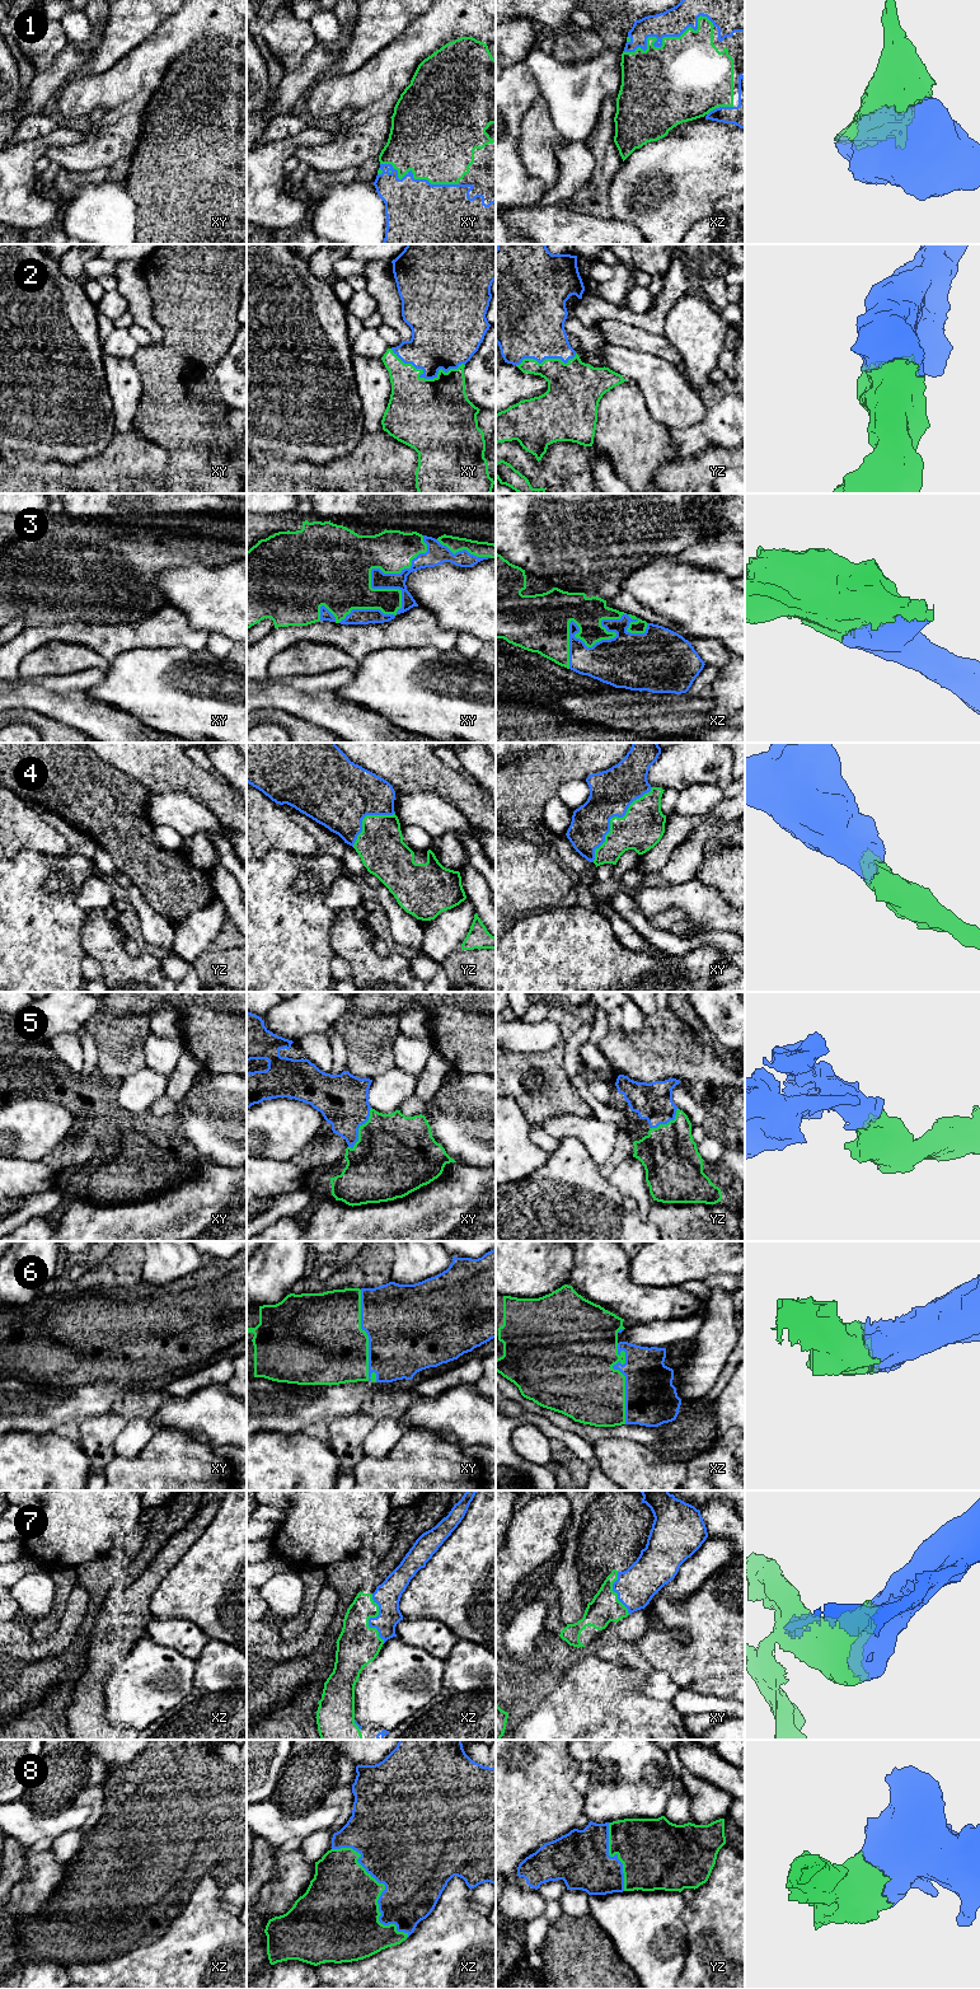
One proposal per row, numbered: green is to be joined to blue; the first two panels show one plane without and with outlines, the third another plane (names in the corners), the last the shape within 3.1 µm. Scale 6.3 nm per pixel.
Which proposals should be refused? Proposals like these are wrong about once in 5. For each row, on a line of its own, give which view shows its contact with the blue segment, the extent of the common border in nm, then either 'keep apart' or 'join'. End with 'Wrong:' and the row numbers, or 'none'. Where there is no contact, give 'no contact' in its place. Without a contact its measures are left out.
1: contact in xz; length 600 nm; join
2: contact in xy; length 480 nm; join
3: contact in xz; length 550 nm; join
4: contact in xy; length 600 nm; join
5: contact in xy; length 300 nm; join
6: contact in xy; length 600 nm; join
7: contact in xz; length 320 nm; join
8: contact in xz; length 750 nm; join
Wrong: none

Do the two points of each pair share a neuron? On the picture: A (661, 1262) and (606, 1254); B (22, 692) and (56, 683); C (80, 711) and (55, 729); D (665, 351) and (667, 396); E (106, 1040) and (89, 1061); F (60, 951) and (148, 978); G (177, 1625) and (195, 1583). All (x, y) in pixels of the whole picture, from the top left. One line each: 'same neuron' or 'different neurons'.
A: different neurons
B: different neurons
C: different neurons
D: different neurons
E: different neurons
F: different neurons
G: different neurons

